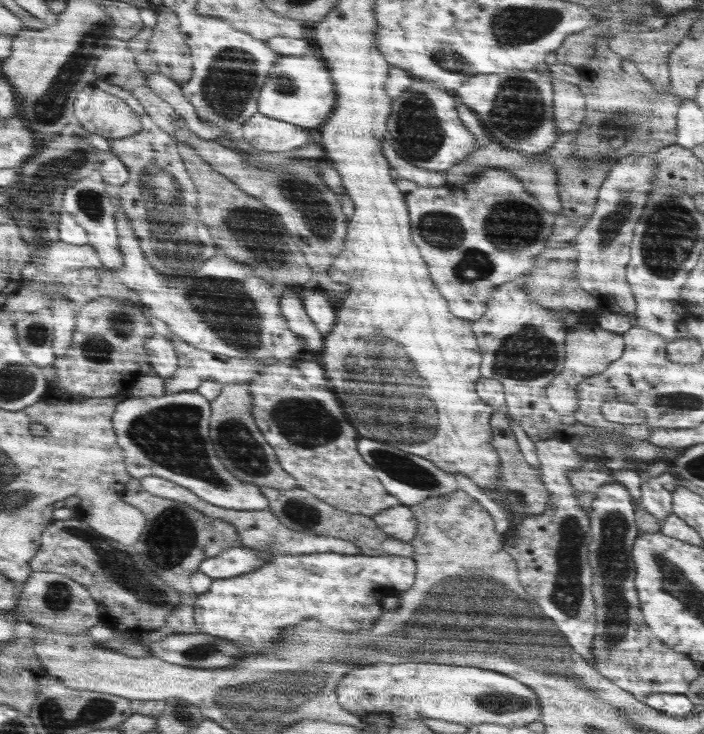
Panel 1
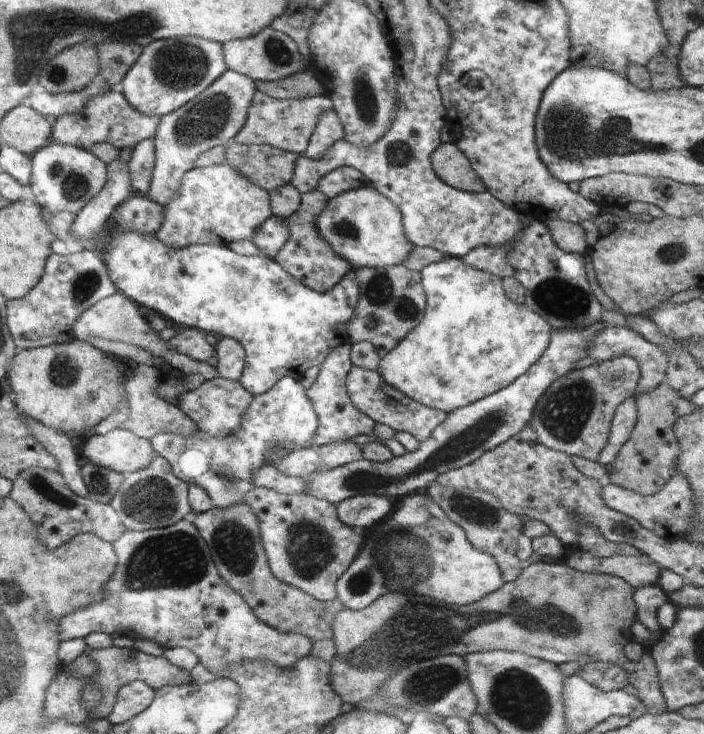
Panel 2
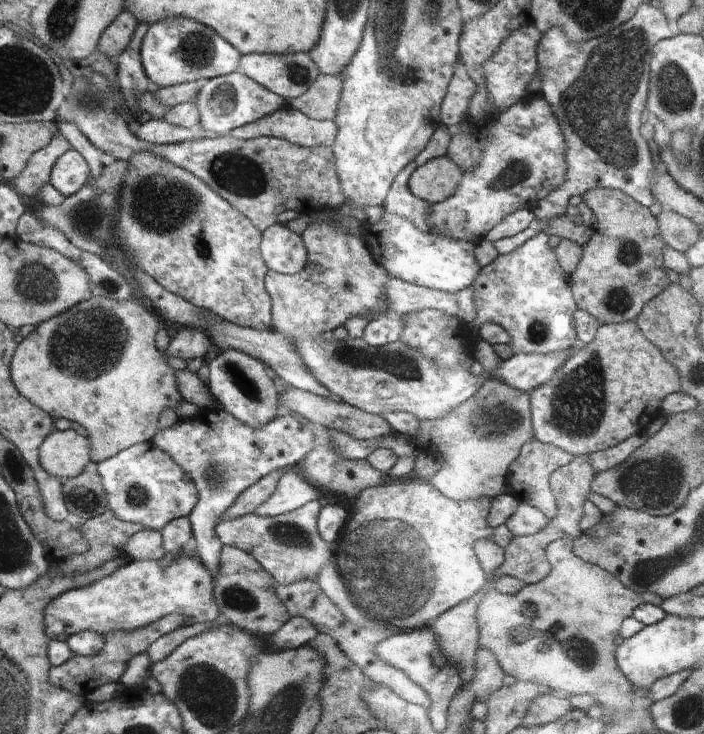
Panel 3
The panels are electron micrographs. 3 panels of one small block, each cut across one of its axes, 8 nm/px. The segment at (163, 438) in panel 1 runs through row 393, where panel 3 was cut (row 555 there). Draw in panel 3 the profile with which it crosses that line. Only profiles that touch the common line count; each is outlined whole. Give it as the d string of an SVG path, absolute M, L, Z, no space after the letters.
M193 544L172 554L170 563L162 559L131 560L131 562L107 578L101 579L92 585L73 589L57 597L55 601L47 607L47 636L56 641L66 641L69 637L81 631L91 631L104 635L112 631L130 631L154 623L161 617L171 613L180 613L185 618L187 624L198 624L203 622L216 621L212 618L212 588L214 580L210 572L201 562Z

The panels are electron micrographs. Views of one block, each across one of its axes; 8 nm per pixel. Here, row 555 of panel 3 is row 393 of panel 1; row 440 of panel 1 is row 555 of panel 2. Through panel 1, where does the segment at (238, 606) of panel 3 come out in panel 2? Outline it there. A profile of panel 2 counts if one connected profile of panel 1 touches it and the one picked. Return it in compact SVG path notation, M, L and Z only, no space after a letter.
M246 503L223 509L214 507L190 519L206 541L219 575L242 596L252 612L281 633L298 633L309 638L313 645L308 656L330 664L336 654L332 625L336 613L346 608L343 602L338 597L320 602L274 576L261 541L259 520Z

